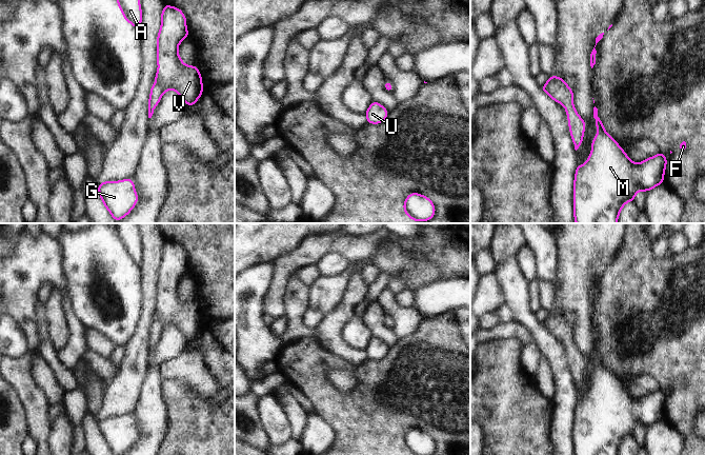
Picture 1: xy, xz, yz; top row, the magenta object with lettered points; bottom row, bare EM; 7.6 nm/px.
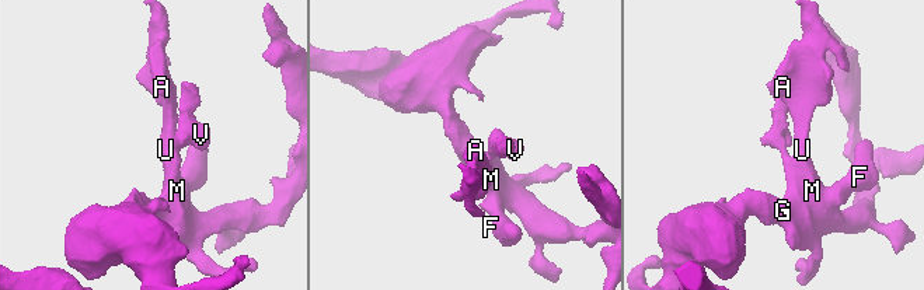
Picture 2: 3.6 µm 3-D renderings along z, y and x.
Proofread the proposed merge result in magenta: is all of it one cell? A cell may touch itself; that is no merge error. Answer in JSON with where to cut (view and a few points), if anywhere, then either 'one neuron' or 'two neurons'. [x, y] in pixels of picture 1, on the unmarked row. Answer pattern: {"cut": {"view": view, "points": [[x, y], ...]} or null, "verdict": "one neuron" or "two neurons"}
{"cut": null, "verdict": "one neuron"}

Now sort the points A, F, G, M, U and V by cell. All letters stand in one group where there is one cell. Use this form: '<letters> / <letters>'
A F G M U V

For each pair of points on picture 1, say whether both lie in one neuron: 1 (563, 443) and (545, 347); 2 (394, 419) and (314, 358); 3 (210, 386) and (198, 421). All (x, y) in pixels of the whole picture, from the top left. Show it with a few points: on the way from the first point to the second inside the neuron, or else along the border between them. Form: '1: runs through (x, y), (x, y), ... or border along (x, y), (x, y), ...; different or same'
1: runs through (563, 419), (563, 376), (561, 371); same
2: runs through (368, 418), (357, 418), (347, 414), (317, 383); same
3: border along (186, 384), (212, 404), (218, 406), (223, 400); different

